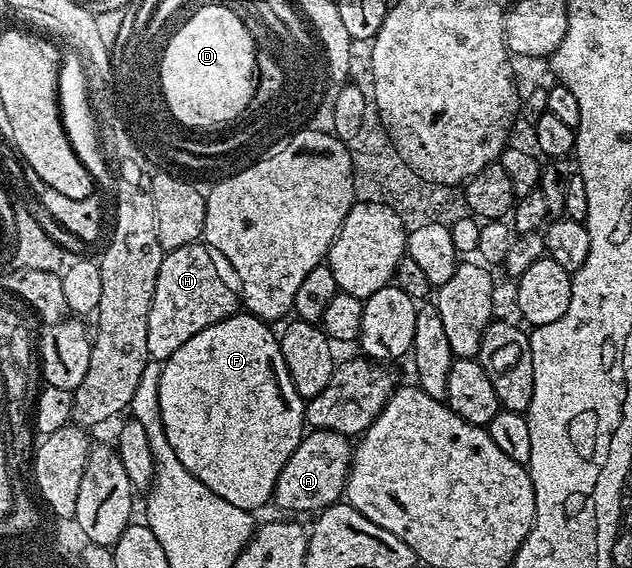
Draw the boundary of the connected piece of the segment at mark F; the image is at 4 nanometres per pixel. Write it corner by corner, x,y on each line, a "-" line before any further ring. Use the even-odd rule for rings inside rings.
235,314
224,318
208,326
208,330
200,330
200,334
188,338
188,342
184,342
184,346
180,346
176,354
165,360
160,374
160,418
164,422
164,434
168,434
168,446
176,450
176,458
184,462
184,470
188,470
188,474
192,474
200,482
204,482
204,486
208,486
212,494
220,494
224,502
232,502
232,506
240,506
249,512
253,512
258,506
271,503
276,478
280,478
280,470
284,470
292,450
296,450
307,427
304,398
296,390
296,386
292,386
292,374
288,374
288,366
284,366
281,343
276,339
276,332
270,328
273,327
259,316

